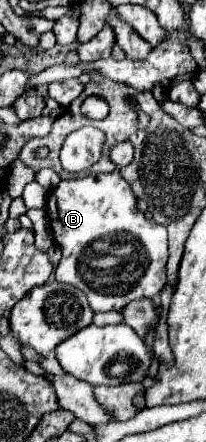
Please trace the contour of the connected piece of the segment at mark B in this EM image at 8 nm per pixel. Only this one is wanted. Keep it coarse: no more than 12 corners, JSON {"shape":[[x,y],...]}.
{"shape":[[119,172],[47,200],[57,282],[95,312],[165,286],[167,230]]}

